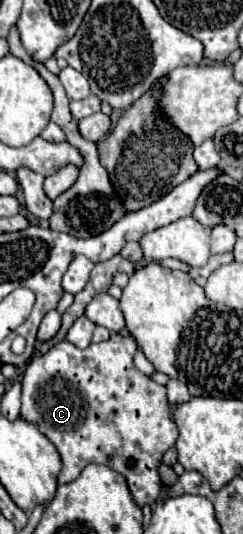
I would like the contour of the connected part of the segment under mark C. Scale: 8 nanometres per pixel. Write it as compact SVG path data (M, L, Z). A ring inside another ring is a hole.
M112 334L110 340L90 344L84 350L70 344L68 340L52 346L46 354L32 358L24 372L20 416L26 422L34 424L58 448L64 464L58 476L58 484L68 484L76 480L88 464L100 462L124 474L136 504L144 506L152 504L162 490L158 466L162 454L174 446L178 438L178 428L170 418L166 386L156 384L152 378L148 378L134 366L136 352L136 340L132 336L120 334Z

